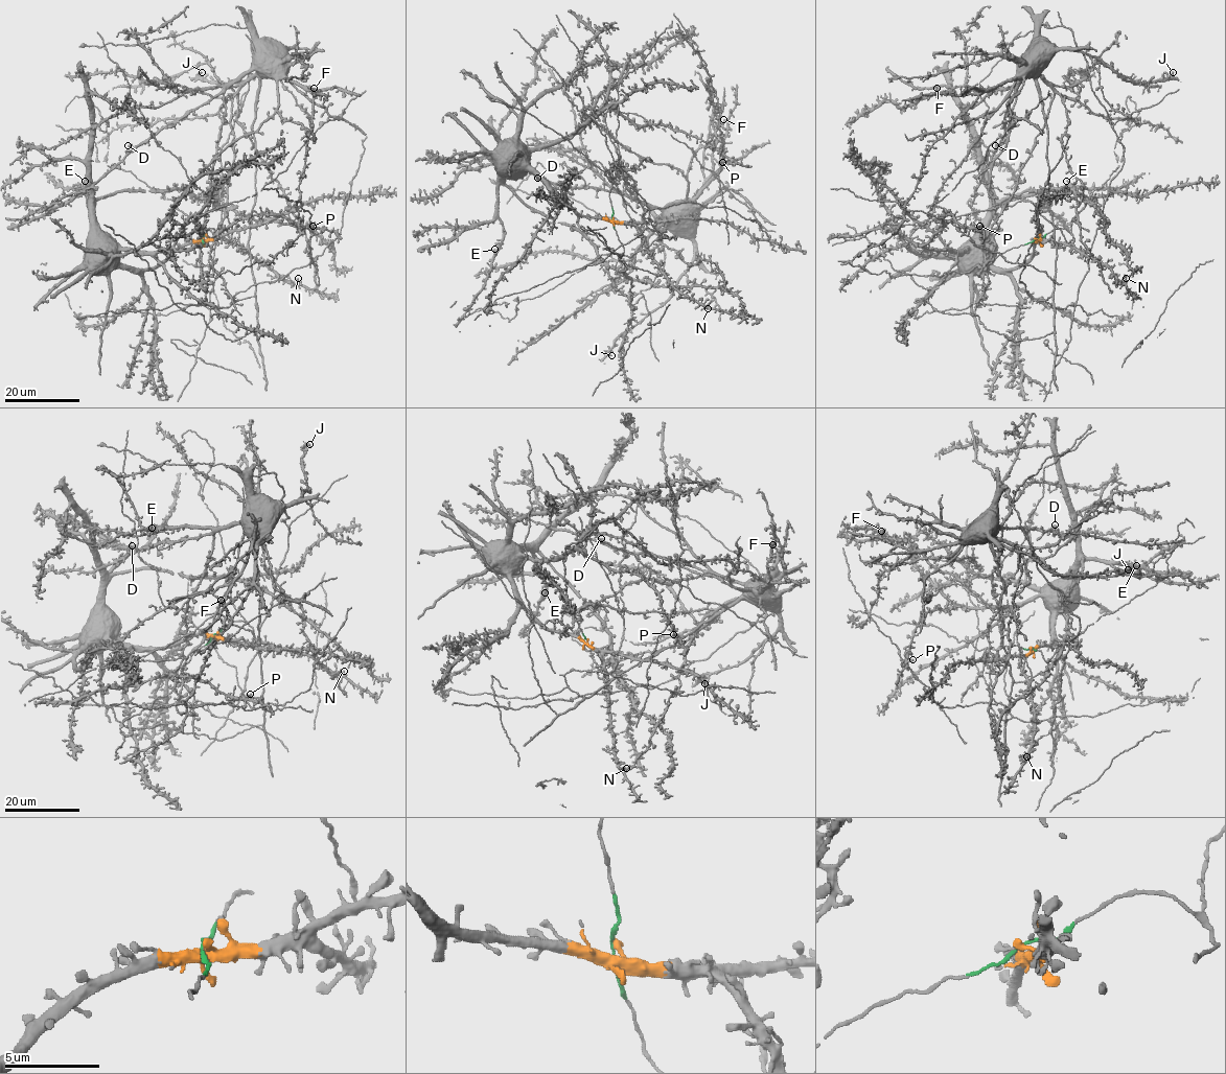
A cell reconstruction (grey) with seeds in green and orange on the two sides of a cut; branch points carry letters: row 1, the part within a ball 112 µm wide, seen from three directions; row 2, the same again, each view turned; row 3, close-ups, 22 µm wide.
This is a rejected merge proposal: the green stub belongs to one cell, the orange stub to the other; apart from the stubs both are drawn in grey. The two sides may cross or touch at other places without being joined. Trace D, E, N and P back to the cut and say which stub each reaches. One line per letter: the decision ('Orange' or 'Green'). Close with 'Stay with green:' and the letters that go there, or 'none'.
D: Green
E: Orange
N: Orange
P: Orange
Stay with green: D

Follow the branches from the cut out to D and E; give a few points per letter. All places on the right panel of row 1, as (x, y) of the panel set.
D: (1035, 238), (988, 263), (997, 229), (991, 168), (1007, 140), (1016, 95), (1007, 109), (1005, 135), (995, 145)
E: (1035, 238), (1034, 252), (1018, 266), (994, 270), (987, 261), (990, 215), (1009, 201), (1066, 188), (1066, 180)

